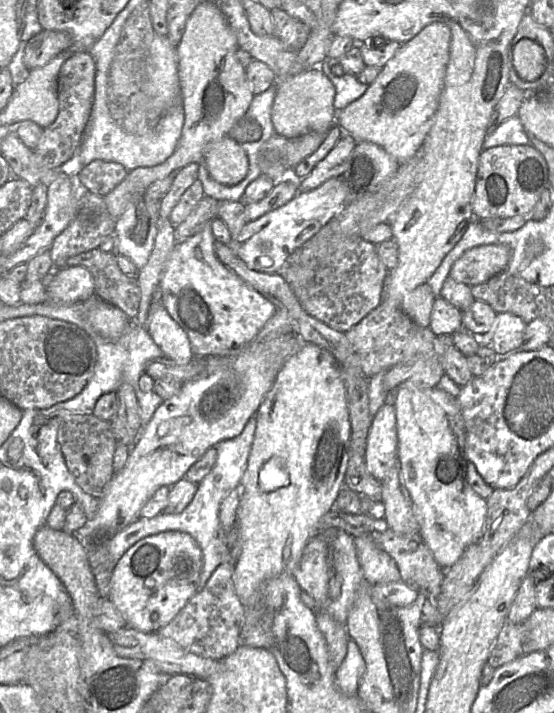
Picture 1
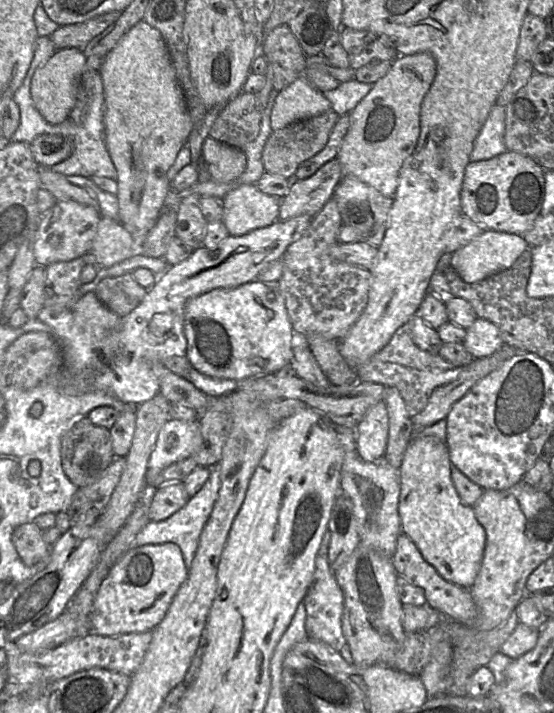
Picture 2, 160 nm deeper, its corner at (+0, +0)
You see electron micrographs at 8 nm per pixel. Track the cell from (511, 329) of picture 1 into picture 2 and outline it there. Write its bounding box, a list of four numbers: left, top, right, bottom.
[462,317,503,358]

